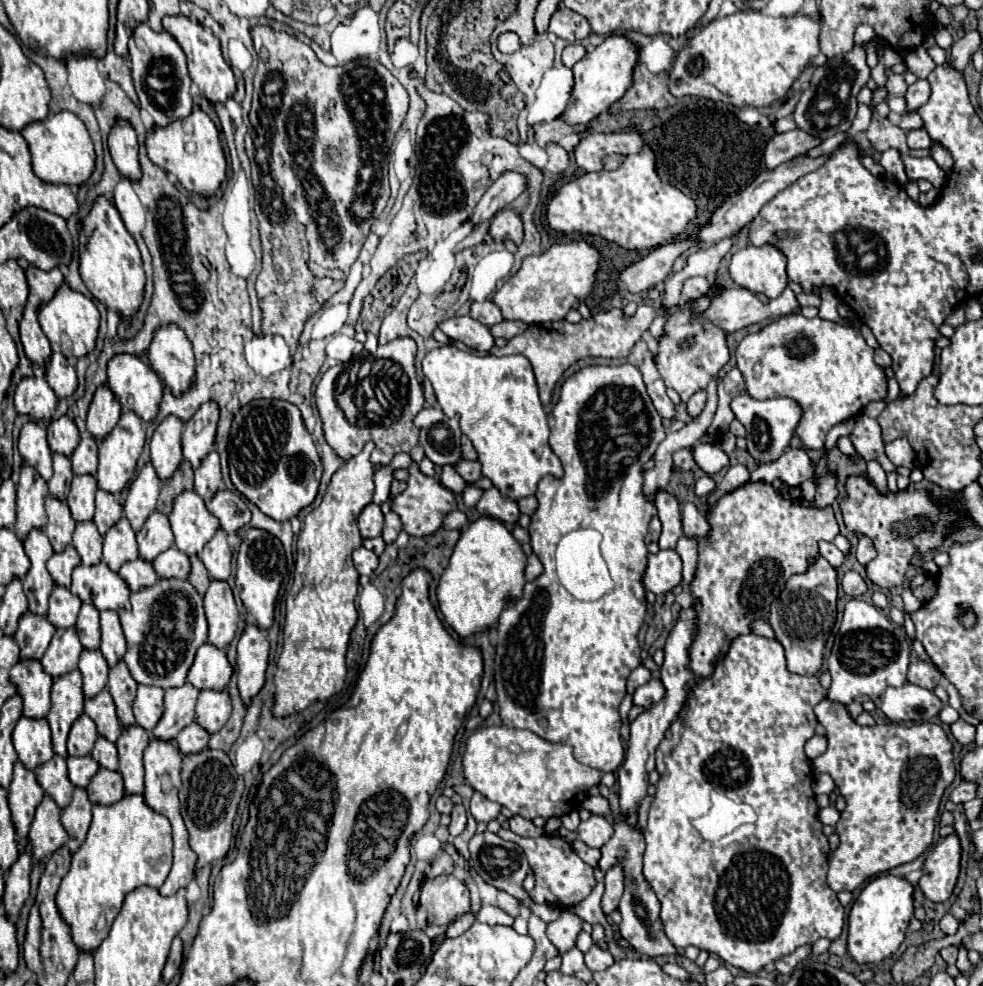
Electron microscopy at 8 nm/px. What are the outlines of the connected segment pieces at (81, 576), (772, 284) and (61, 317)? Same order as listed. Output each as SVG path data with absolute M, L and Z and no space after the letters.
M104 562L96 566L76 566L72 574L72 594L96 610L128 608L130 590L126 582Z
M774 244L746 246L732 256L732 278L738 286L750 292L760 292L768 298L776 298L788 284L786 256Z
M62 284L58 292L54 294L54 298L46 306L42 306L38 318L40 318L40 326L44 334L48 336L48 340L54 346L58 346L66 358L80 358L96 348L98 324L100 324L98 308L94 306L90 298L86 298L84 294L76 290L70 290L66 284Z

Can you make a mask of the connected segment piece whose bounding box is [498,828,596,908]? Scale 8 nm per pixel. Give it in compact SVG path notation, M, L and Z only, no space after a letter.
M498 830L498 836L504 840L510 840L514 844L518 844L528 862L530 862L530 870L534 874L534 890L530 892L530 898L536 904L554 904L558 908L568 908L574 906L582 900L588 898L588 894L592 892L592 888L596 886L596 878L594 878L594 868L588 866L574 850L572 846L562 840L560 836L540 836L540 838L520 838L516 836L512 830Z

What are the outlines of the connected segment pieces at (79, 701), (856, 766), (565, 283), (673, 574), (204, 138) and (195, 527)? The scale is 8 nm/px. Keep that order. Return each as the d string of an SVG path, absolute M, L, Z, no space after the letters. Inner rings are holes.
M78 670L64 674L54 680L52 686L52 708L46 716L52 730L52 750L58 756L68 758L66 738L72 724L78 720L84 708L82 696L82 676Z
M828 698L816 704L814 712L818 716L818 722L828 730L826 734L828 750L816 760L812 760L814 774L818 772L830 774L840 794L846 800L846 810L840 814L840 820L836 822L840 846L834 852L830 852L828 886L834 892L842 892L842 890L854 892L872 876L916 860L932 844L940 798L956 776L956 768L952 762L952 744L946 732L938 724L930 724L930 722L912 724L912 726L902 726L902 724L878 724L872 728L860 726L850 718L844 704L832 702ZM894 736L900 736L908 744L906 760L888 760L884 752L884 744L888 738Z
M586 240L552 244L546 252L524 258L520 270L500 290L496 290L492 302L502 310L506 320L520 320L528 324L562 320L594 292L600 258L600 250Z
M660 550L648 556L648 568L644 574L646 590L654 594L668 594L682 582L682 560L676 550Z
M194 108L188 118L176 120L166 128L154 128L146 136L146 146L148 156L156 166L172 172L188 192L194 192L202 198L212 198L226 178L226 158L220 146L218 130L208 114L200 108Z
M186 490L176 496L168 518L176 538L176 548L188 556L200 554L204 544L208 544L220 528L218 520L206 510L204 500L194 490Z

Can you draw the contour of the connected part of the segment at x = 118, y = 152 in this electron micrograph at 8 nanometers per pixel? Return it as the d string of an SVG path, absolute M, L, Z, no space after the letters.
M118 120L110 132L108 148L120 176L128 180L140 180L140 162L138 162L138 138L130 124Z

